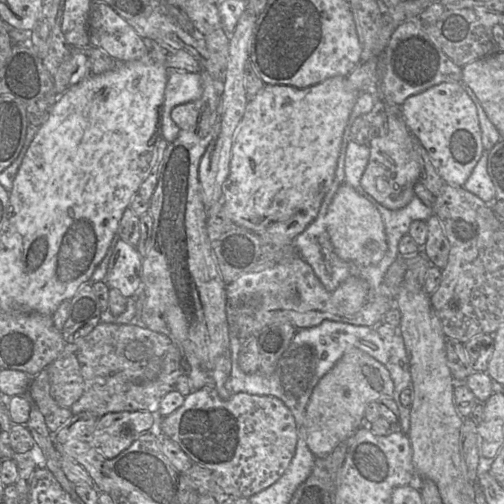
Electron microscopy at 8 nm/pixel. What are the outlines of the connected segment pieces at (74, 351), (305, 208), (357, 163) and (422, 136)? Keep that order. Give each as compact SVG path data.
M101 321L85 336L76 339L74 342L65 343L59 356L46 369L49 375L50 393L59 406L69 409L73 415L81 412L90 412L97 417L112 412L148 411L153 414L158 414L162 398L167 393L176 389L178 378L184 374L180 350L168 336L150 330L140 323L116 324L104 321Z
M335 76L308 88L296 88L290 85L266 85L258 94L250 98L234 136L229 175L223 185L222 196L218 200L223 207L224 214L235 224L258 235L265 243L272 245L293 243L317 217L322 201L332 185L344 131L358 96L357 92L349 89L348 84L346 84L346 77Z
M354 140L348 143L344 162L345 183L355 189L364 198L370 199L380 208L386 210L386 207L377 202L361 186L361 178L368 165L369 158L369 146L360 145Z
M442 82L434 85L408 97L398 107L398 113L401 115L413 137L427 151L433 166L444 181L450 185L463 187L484 150L477 109L472 99L466 93L463 84L459 82Z

